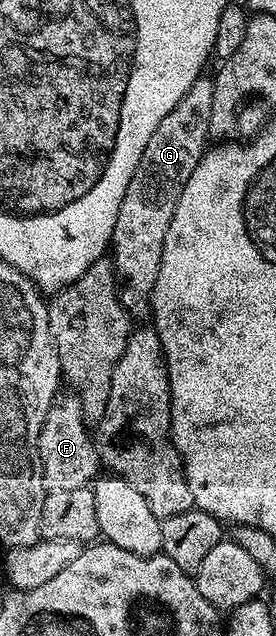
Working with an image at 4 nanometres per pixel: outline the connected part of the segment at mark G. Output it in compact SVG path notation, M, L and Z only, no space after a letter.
M202 75L191 87L191 91L187 91L187 95L183 95L183 99L179 99L179 103L175 107L171 107L171 111L167 111L167 115L163 115L163 119L159 123L159 127L155 127L155 131L151 135L151 139L147 139L147 147L143 147L143 155L139 159L139 167L135 167L135 175L131 175L131 183L127 183L127 191L123 195L123 203L119 203L119 219L115 219L115 231L111 242L111 260L113 268L117 270L117 276L124 282L123 288L120 290L121 305L126 311L134 311L133 309L148 310L151 305L150 297L155 287L155 279L159 275L159 267L161 266L161 252L163 251L163 243L167 239L167 227L171 227L171 215L175 215L175 203L179 203L179 195L183 191L183 187L187 183L187 179L191 179L191 171L195 171L195 167L201 162L201 157L205 154L207 142L210 140L211 134L209 124L211 123L211 99L213 98L213 77Z

